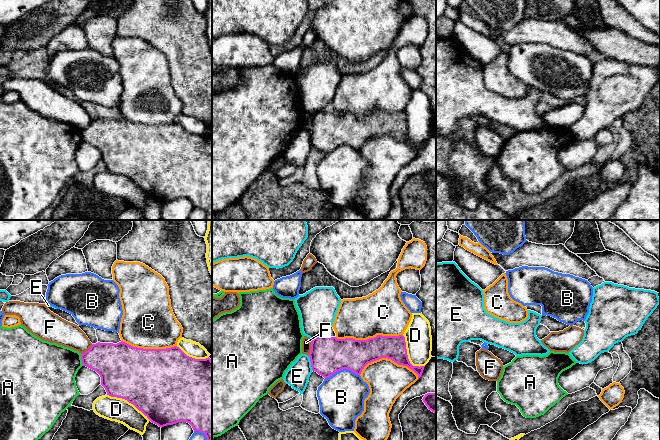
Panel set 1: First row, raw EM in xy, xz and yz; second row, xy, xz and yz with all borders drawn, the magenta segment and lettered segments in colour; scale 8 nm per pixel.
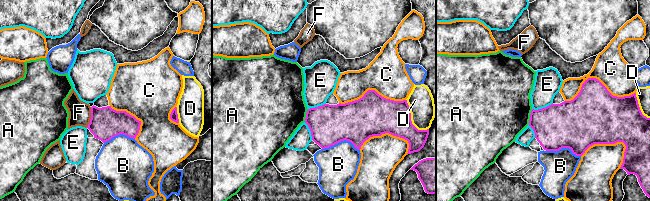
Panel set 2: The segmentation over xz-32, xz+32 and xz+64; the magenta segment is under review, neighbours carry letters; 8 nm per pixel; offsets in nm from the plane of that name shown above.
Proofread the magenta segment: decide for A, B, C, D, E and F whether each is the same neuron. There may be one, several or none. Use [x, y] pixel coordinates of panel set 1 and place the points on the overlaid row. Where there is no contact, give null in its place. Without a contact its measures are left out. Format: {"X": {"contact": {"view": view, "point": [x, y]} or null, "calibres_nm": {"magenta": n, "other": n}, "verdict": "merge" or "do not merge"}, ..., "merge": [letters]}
{"A": {"contact": {"view": "xy", "point": [82, 360]}, "calibres_nm": {"magenta": 300, "other": 400}, "verdict": "do not merge"}, "B": {"contact": {"view": "xz", "point": [342, 369]}, "calibres_nm": {"magenta": 300, "other": 380}, "verdict": "do not merge"}, "C": {"contact": {"view": "xz", "point": [369, 338]}, "calibres_nm": {"magenta": 240, "other": 360}, "verdict": "do not merge"}, "D": {"contact": {"view": "xy", "point": [129, 402]}, "calibres_nm": {"magenta": 500, "other": 190}, "verdict": "do not merge"}, "E": {"contact": {"view": "xz", "point": [311, 363]}, "calibres_nm": {"magenta": 300, "other": 190}, "verdict": "do not merge"}, "F": {"contact": {"view": "xz", "point": [311, 347]}, "calibres_nm": {"magenta": 300, "other": 80}, "verdict": "do not merge"}, "merge": []}

